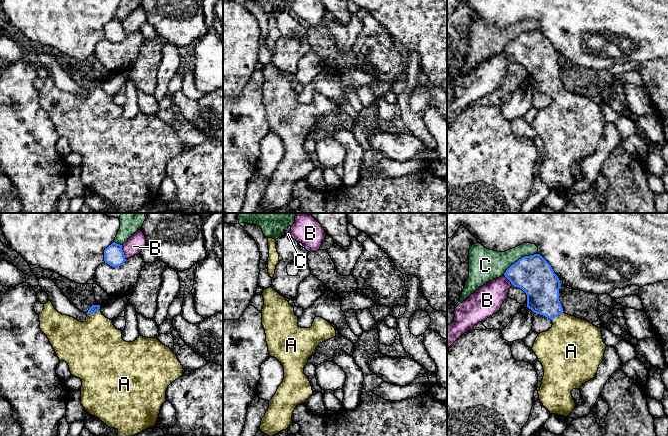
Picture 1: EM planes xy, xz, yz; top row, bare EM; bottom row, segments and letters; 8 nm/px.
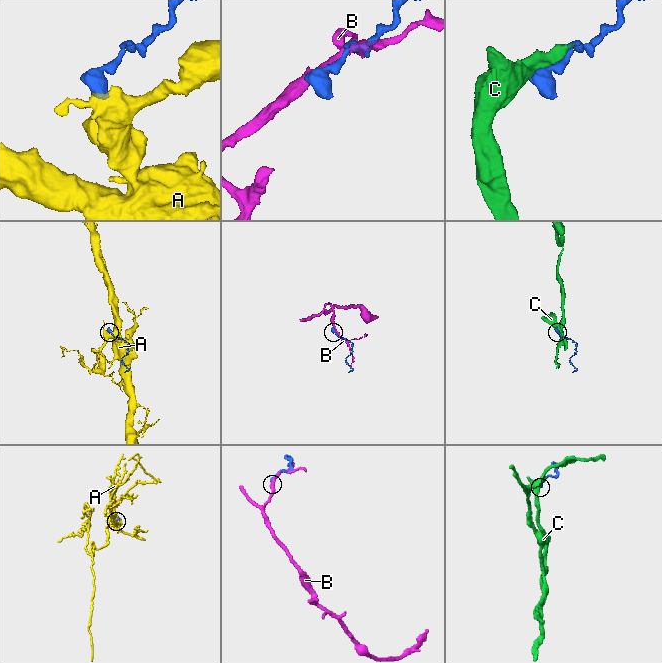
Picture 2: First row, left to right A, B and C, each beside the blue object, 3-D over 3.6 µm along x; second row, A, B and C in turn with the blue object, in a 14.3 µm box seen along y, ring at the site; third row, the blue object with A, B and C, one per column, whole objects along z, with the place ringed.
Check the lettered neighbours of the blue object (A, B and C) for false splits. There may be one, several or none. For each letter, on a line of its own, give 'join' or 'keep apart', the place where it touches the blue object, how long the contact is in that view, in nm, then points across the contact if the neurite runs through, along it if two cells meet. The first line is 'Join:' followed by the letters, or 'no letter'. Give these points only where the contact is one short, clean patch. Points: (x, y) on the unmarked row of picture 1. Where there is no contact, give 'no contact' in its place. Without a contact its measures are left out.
Join: A
A: join; contact xy (93, 88); length 120 nm; way xy (94, 84), (93, 88), (96, 98), (96, 119)
B: keep apart; contact xy (123, 28); length 120 nm
C: keep apart; contact yz (519, 35); length 320 nm

